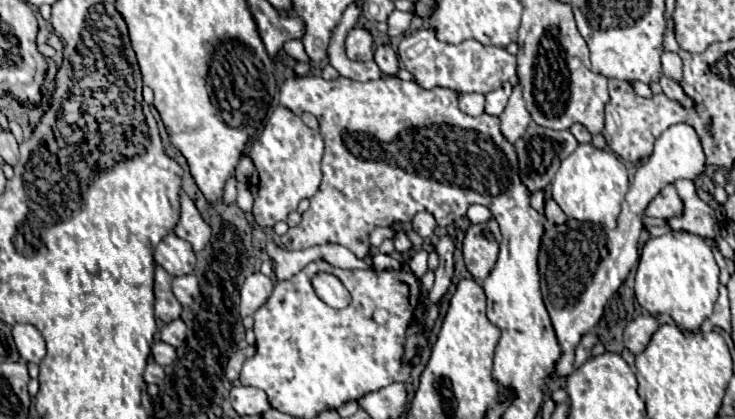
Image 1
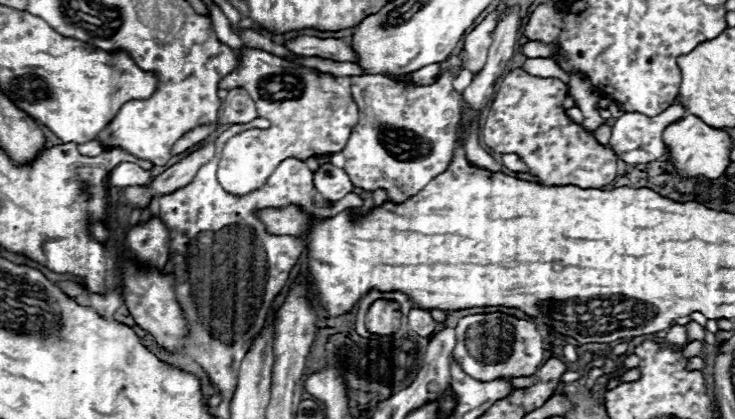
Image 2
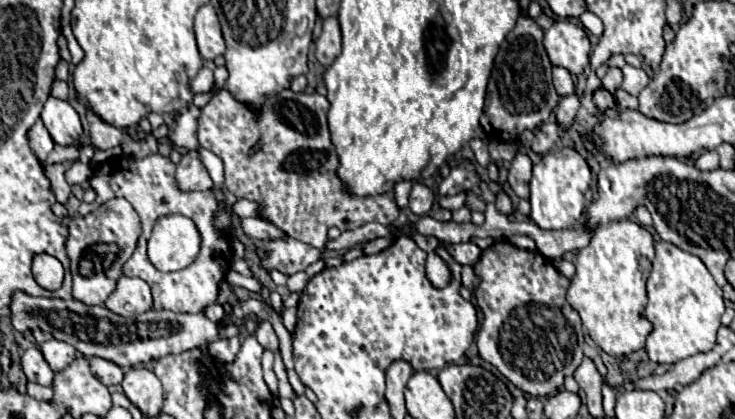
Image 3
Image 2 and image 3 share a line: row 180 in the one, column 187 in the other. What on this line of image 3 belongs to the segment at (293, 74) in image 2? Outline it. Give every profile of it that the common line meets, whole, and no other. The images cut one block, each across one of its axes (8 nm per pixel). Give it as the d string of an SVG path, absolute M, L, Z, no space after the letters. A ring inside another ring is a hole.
M164 216L156 222L148 240L148 258L162 270L182 270L196 260L200 252L200 232L190 218Z

